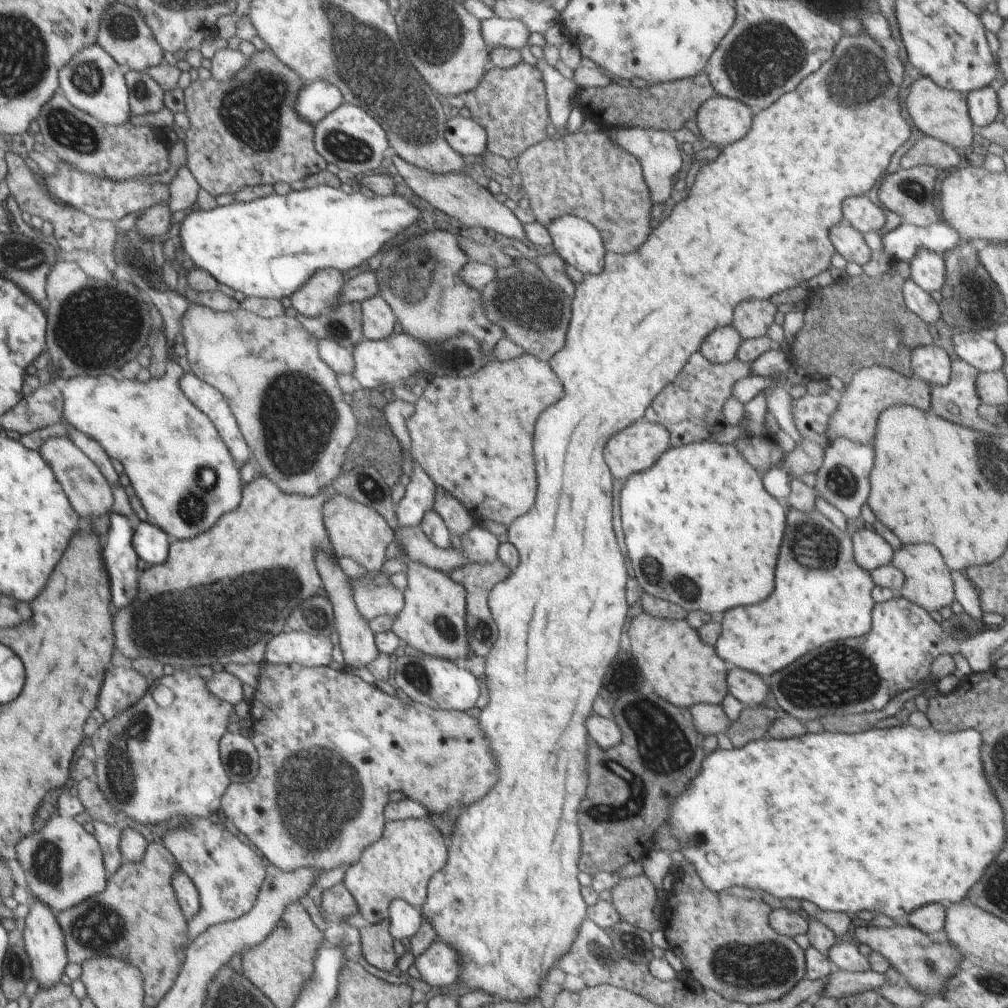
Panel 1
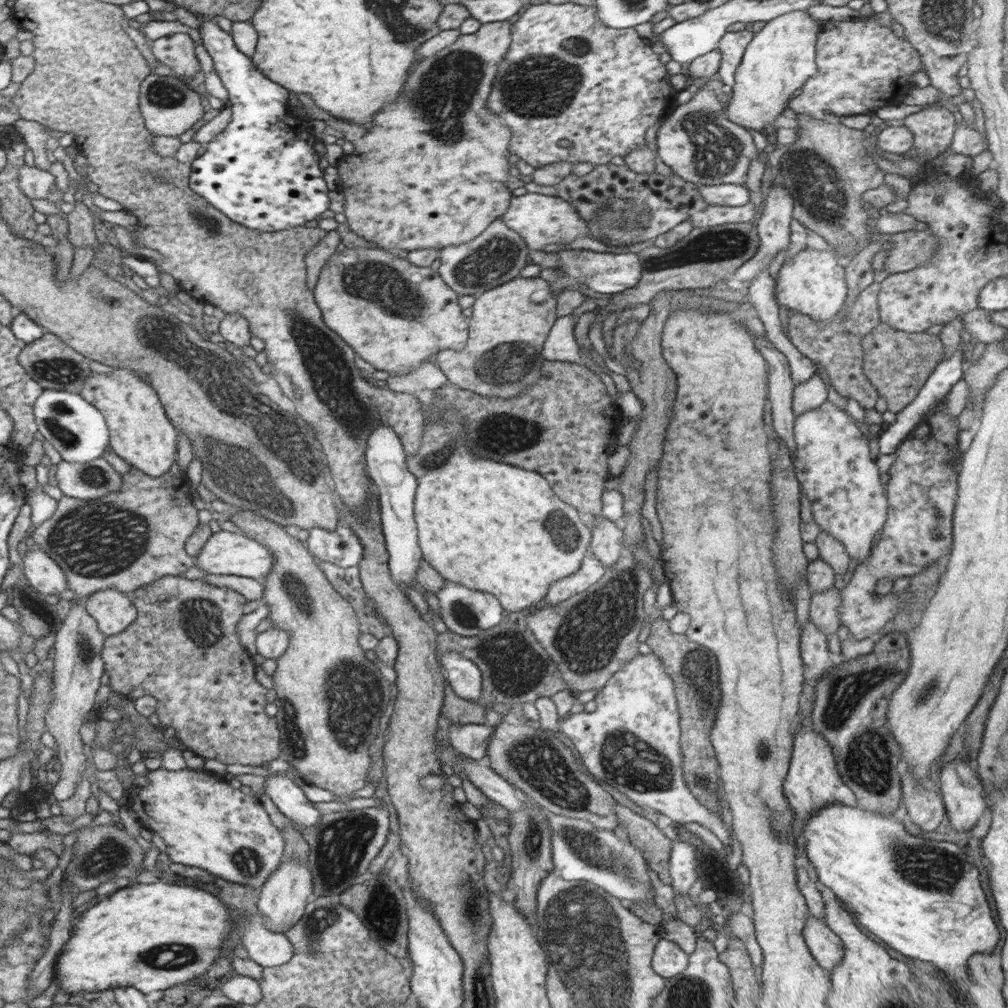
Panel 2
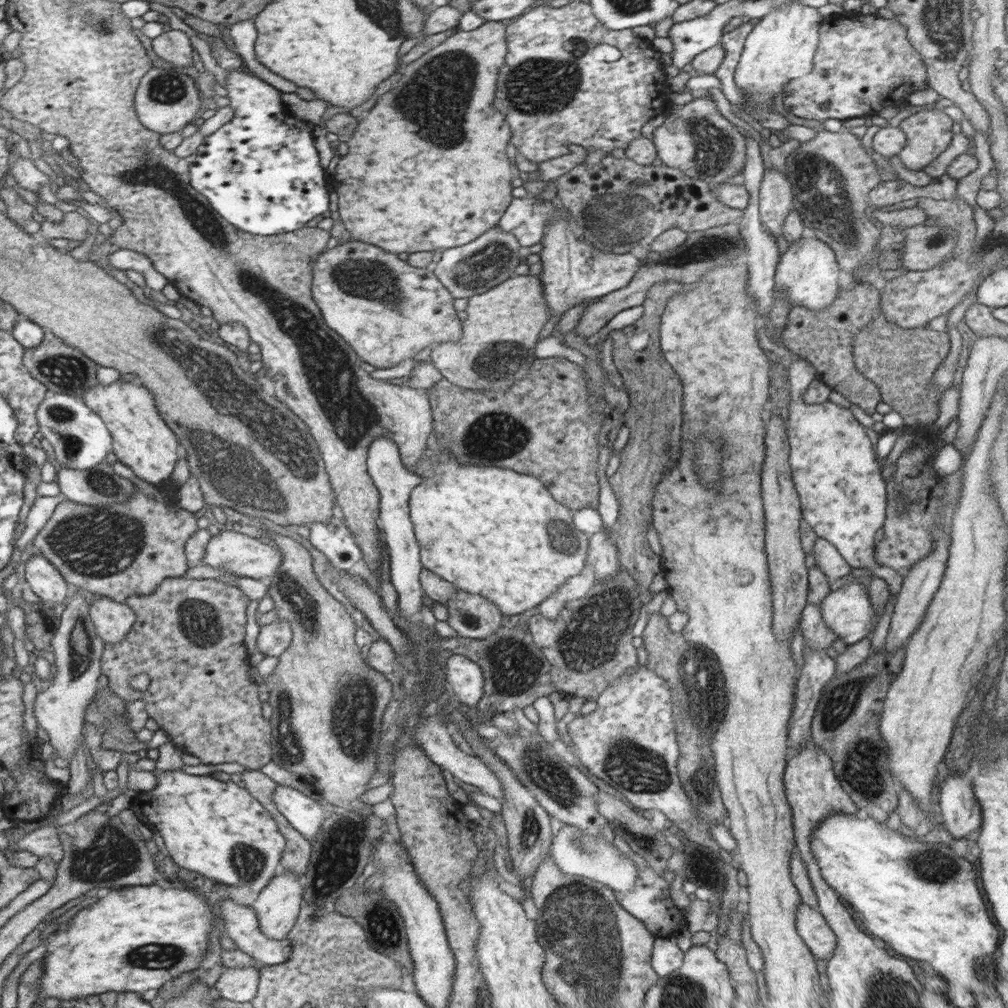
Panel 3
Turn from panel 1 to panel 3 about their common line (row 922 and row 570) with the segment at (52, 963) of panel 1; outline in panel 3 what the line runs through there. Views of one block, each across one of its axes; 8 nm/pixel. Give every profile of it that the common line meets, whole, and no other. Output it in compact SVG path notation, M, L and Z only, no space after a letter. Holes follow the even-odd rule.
M32 554L25 564L25 578L42 602L60 604L71 593L71 587L60 571L46 558Z

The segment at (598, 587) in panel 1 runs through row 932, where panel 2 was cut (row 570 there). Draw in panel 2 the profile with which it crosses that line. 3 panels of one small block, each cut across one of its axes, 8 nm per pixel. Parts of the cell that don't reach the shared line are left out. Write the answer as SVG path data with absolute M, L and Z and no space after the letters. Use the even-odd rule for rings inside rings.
M434 402L424 404L424 407L426 407L424 423L426 434L424 434L422 442L428 442L428 440L432 440L432 442L423 446L420 444L418 452L413 454L414 456L406 457L409 471L416 476L418 481L414 514L415 523L417 524L417 537L423 559L429 562L430 566L433 566L444 579L467 586L472 590L493 594L506 612L518 612L532 608L534 605L538 606L538 602L542 600L542 597L547 595L550 584L559 581L561 578L573 575L580 568L581 562L586 558L589 549L591 531L581 521L580 513L576 508L565 503L557 494L554 494L551 481L545 476L530 470L516 468L516 466L508 466L504 462L486 460L486 458L480 458L478 454L472 454L466 448L464 417L455 407L436 407Z

